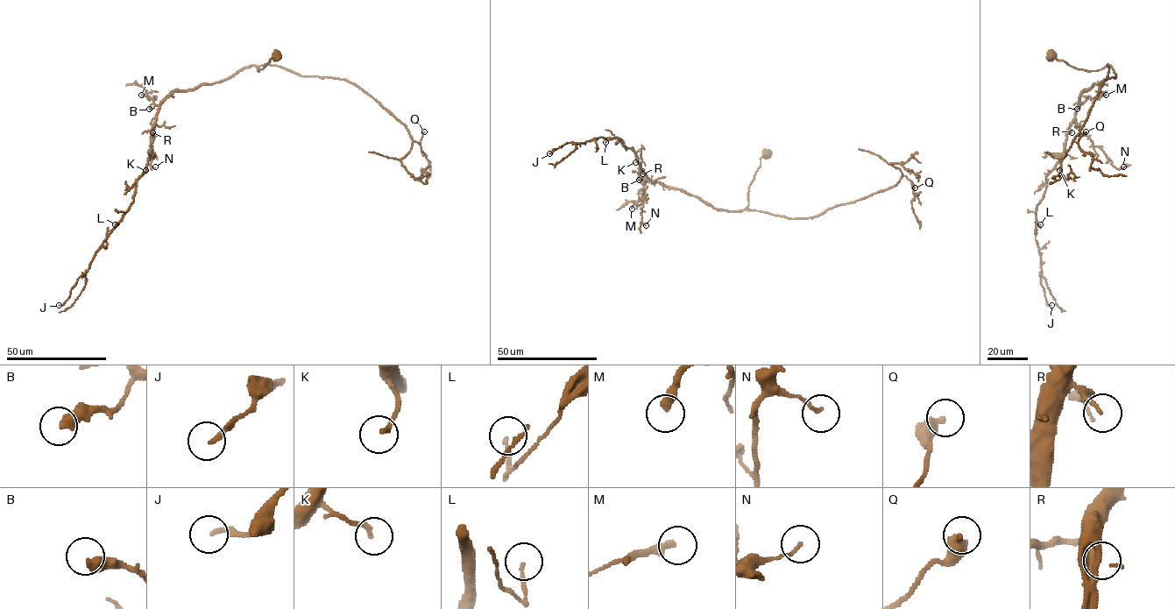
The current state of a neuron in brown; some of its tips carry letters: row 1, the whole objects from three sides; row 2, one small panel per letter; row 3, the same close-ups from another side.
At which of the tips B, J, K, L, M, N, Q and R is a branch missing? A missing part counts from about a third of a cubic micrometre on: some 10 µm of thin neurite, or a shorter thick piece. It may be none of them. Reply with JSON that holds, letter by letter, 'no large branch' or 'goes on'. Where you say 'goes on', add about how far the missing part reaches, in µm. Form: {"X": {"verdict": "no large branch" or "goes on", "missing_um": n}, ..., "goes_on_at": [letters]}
{"B": {"verdict": "no large branch"}, "J": {"verdict": "goes on", "missing_um": 20}, "K": {"verdict": "no large branch"}, "L": {"verdict": "no large branch"}, "M": {"verdict": "goes on", "missing_um": 15}, "N": {"verdict": "no large branch"}, "Q": {"verdict": "no large branch"}, "R": {"verdict": "no large branch"}, "goes_on_at": ["J", "M"]}

